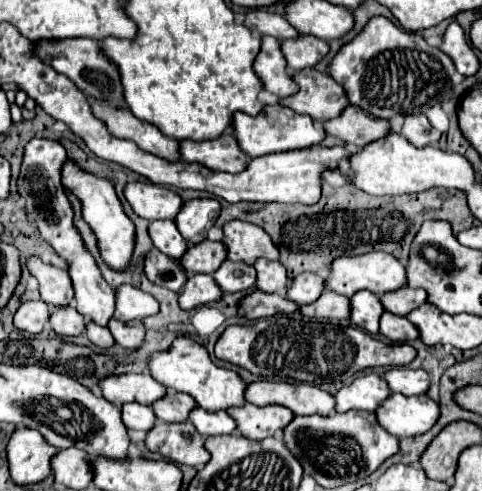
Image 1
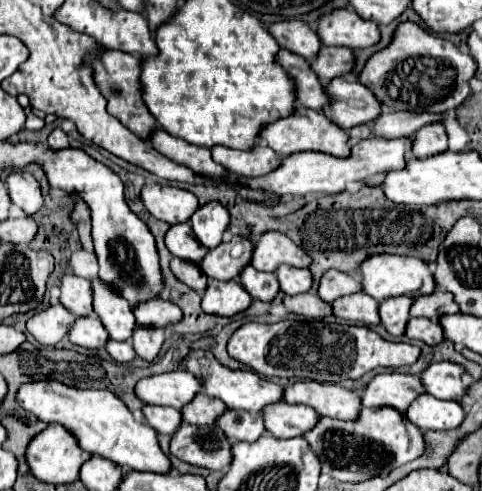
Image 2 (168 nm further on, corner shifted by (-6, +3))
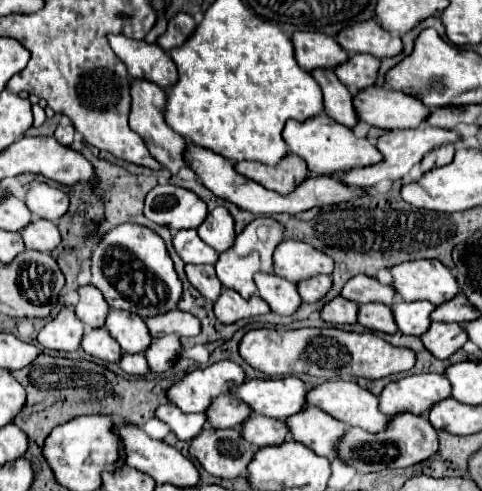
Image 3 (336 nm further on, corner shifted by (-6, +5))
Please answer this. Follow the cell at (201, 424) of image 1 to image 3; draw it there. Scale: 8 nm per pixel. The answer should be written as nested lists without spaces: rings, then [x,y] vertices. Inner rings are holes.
[[[250,415],[240,425],[240,435],[248,443],[262,447],[262,445],[282,443],[288,435],[288,429],[286,429],[284,421],[278,421],[272,417],[262,417],[262,415]]]

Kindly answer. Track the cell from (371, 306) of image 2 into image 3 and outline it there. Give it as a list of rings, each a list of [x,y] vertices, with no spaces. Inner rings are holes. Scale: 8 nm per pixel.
[[[360,303],[358,305],[358,323],[372,331],[396,333],[396,323],[392,311],[384,303]]]

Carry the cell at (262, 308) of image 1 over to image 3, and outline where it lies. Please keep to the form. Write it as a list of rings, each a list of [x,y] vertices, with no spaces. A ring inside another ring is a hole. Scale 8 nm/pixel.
[[[334,297],[320,309],[320,317],[328,323],[334,325],[346,325],[346,323],[356,323],[356,303],[346,301],[342,297]]]

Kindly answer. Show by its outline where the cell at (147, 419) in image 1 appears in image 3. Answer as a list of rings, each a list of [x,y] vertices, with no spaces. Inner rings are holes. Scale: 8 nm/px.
[[[166,403],[156,409],[156,417],[164,421],[180,441],[190,441],[206,427],[204,413],[184,413],[176,405]]]

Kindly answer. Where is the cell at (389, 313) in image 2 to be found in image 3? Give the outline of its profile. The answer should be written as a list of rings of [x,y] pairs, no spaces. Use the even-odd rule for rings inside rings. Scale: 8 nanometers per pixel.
[[[396,301],[392,303],[392,315],[398,331],[404,335],[422,335],[430,325],[430,313],[436,305],[428,301]]]

